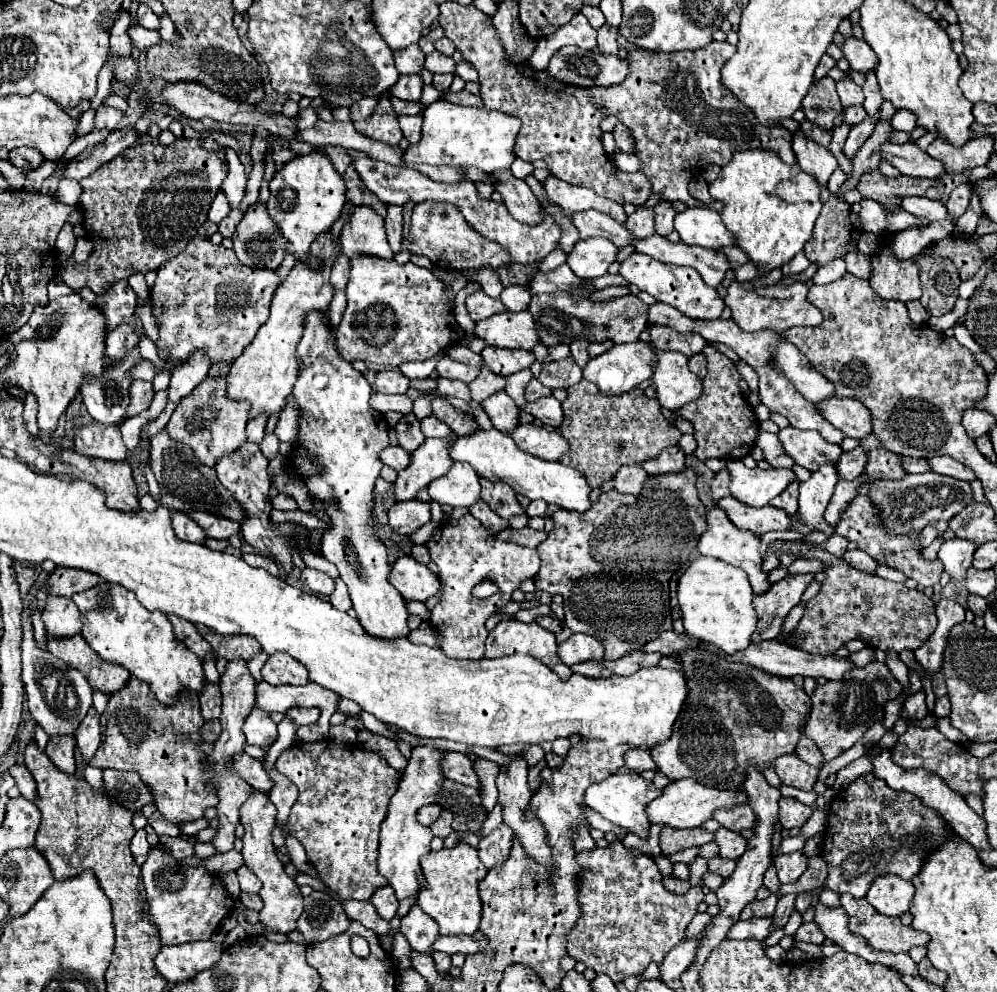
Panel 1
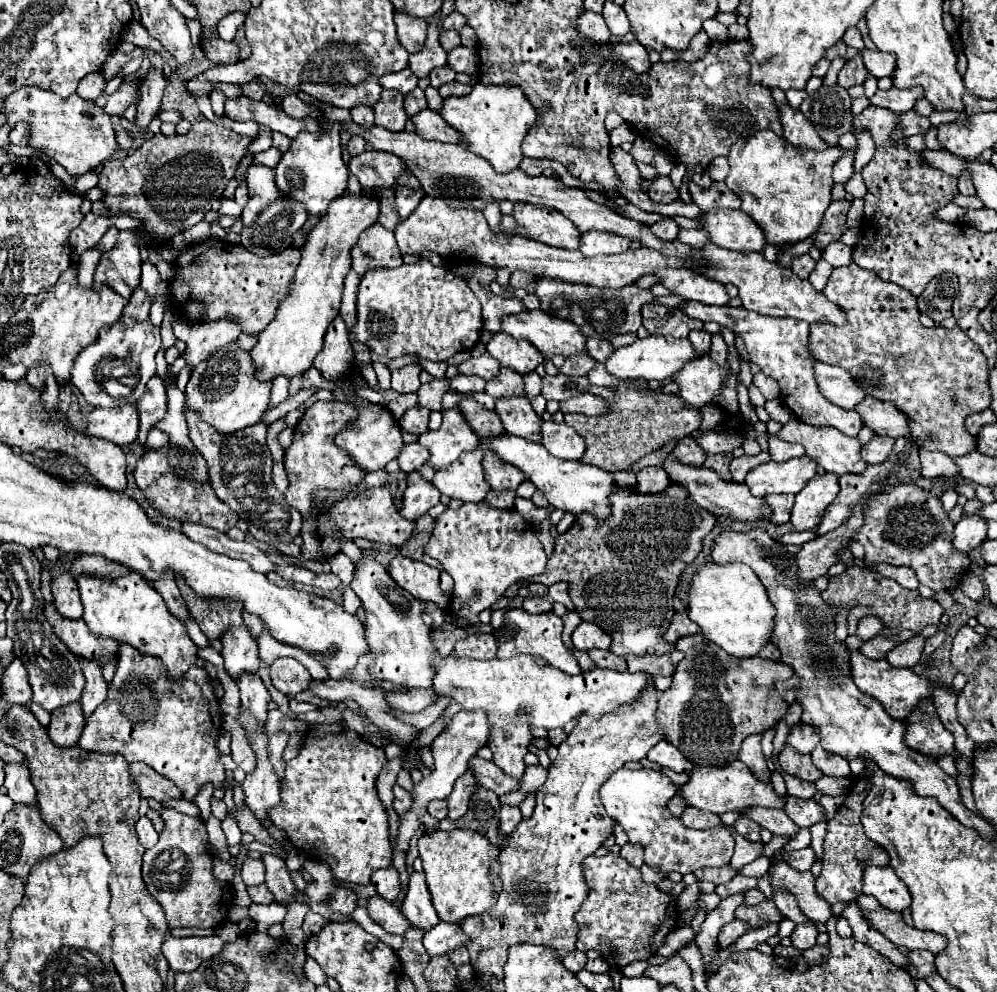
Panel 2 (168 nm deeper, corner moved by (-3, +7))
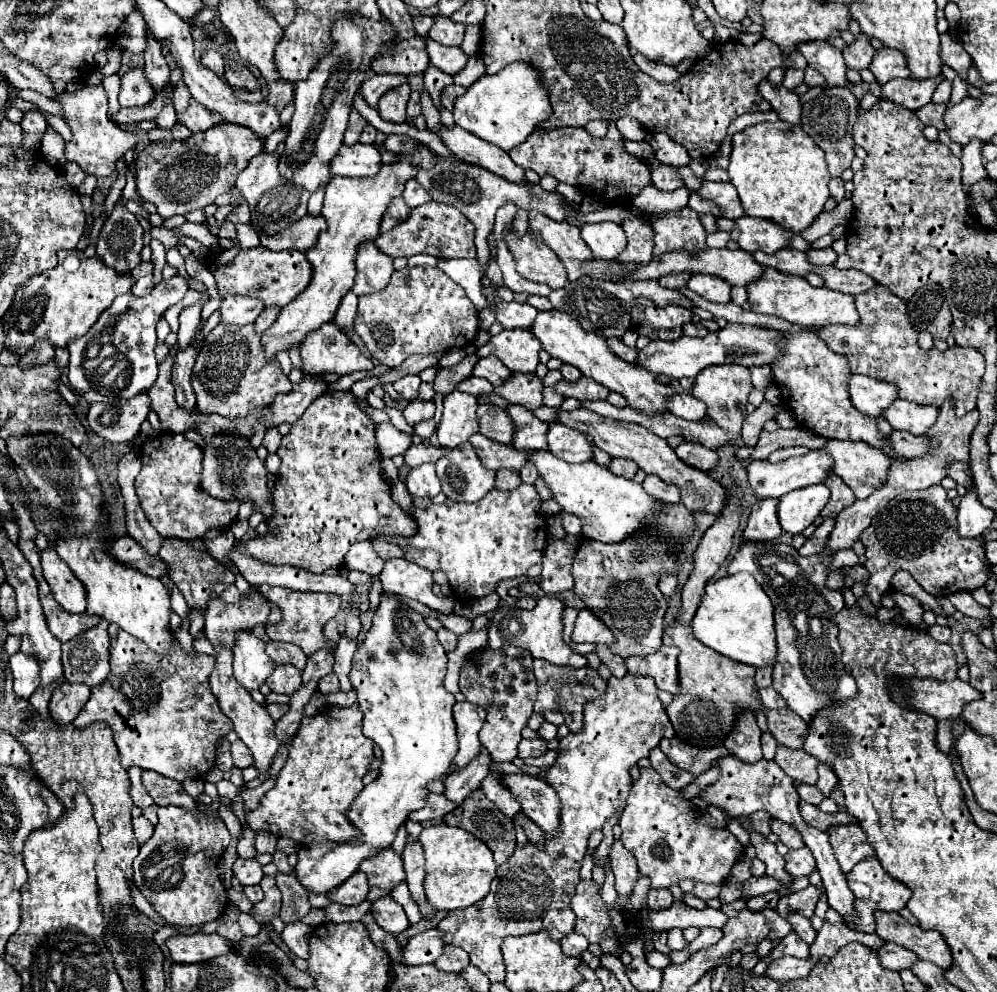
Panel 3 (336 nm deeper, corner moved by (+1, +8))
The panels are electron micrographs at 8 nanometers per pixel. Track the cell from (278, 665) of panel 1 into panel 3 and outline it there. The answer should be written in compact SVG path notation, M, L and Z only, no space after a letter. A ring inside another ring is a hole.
M291 663L275 665L273 673L269 675L269 679L265 683L275 693L289 693L289 695L293 695L301 687L301 671L295 665L291 665Z

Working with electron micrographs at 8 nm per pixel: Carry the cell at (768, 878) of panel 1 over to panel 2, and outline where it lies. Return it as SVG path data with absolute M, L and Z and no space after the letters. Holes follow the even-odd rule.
M775 890L775 898L773 898L773 902L777 904L779 912L781 912L785 918L793 920L795 924L803 924L803 922L807 922L807 916L799 910L797 900L795 900L793 894L789 894L789 892L785 892L785 890Z

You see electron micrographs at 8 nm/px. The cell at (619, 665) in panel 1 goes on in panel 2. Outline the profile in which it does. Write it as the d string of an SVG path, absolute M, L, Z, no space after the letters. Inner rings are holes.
M675 650L671 654L663 654L663 656L655 656L655 654L627 656L629 672L647 672L651 676L673 676L673 672L681 660L683 660L683 656L679 650Z

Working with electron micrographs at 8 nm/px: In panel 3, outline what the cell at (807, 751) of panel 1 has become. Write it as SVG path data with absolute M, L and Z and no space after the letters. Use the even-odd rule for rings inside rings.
M789 709L767 711L767 723L771 735L779 745L785 745L789 749L803 749L807 723L799 715L793 715Z

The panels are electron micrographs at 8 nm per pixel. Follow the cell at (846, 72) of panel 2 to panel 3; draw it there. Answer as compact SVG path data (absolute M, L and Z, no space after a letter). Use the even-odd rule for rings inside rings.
M863 33L857 35L855 43L853 43L853 45L847 45L845 51L843 51L843 57L845 57L845 65L847 65L847 69L855 69L855 71L867 69L867 67L871 65L873 55L875 55L875 49L871 47L869 37L865 37Z

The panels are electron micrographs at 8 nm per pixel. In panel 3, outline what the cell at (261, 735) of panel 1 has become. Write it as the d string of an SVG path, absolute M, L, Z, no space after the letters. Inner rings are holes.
M251 633L237 637L237 647L233 647L233 675L247 691L259 689L273 667L275 663L265 653L265 643Z

